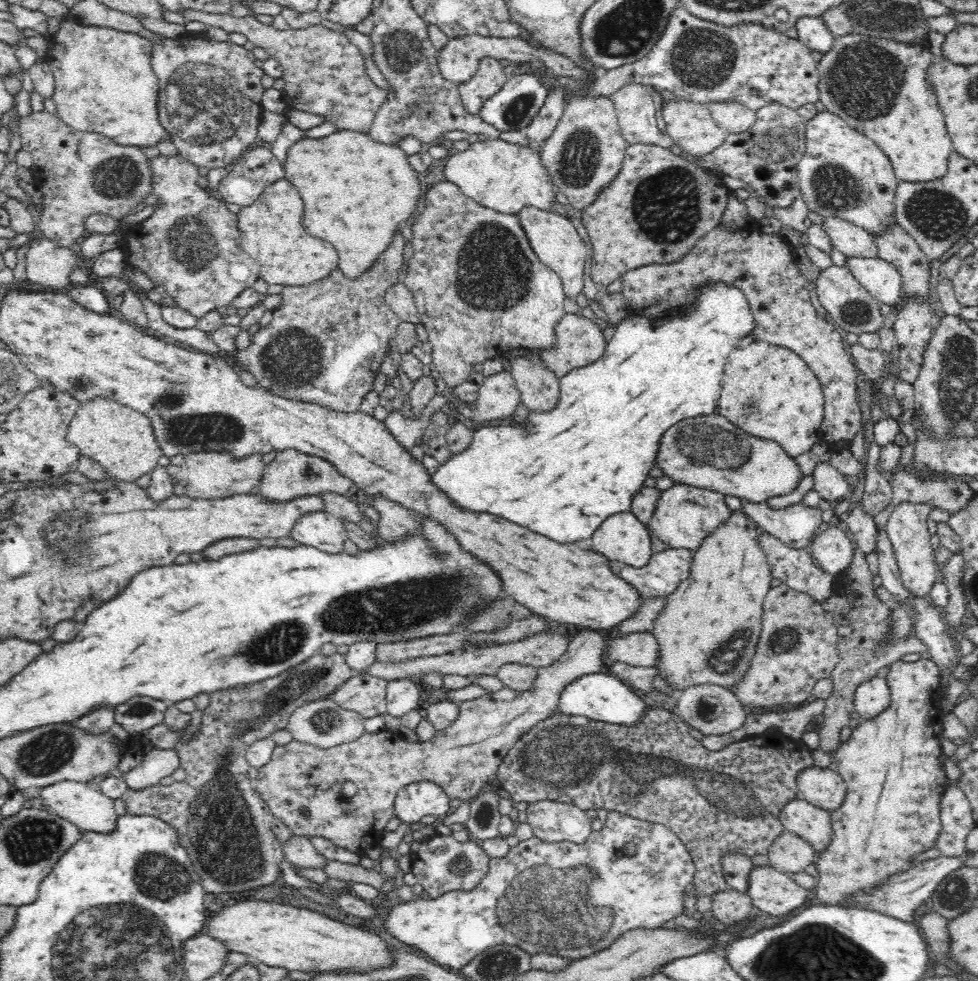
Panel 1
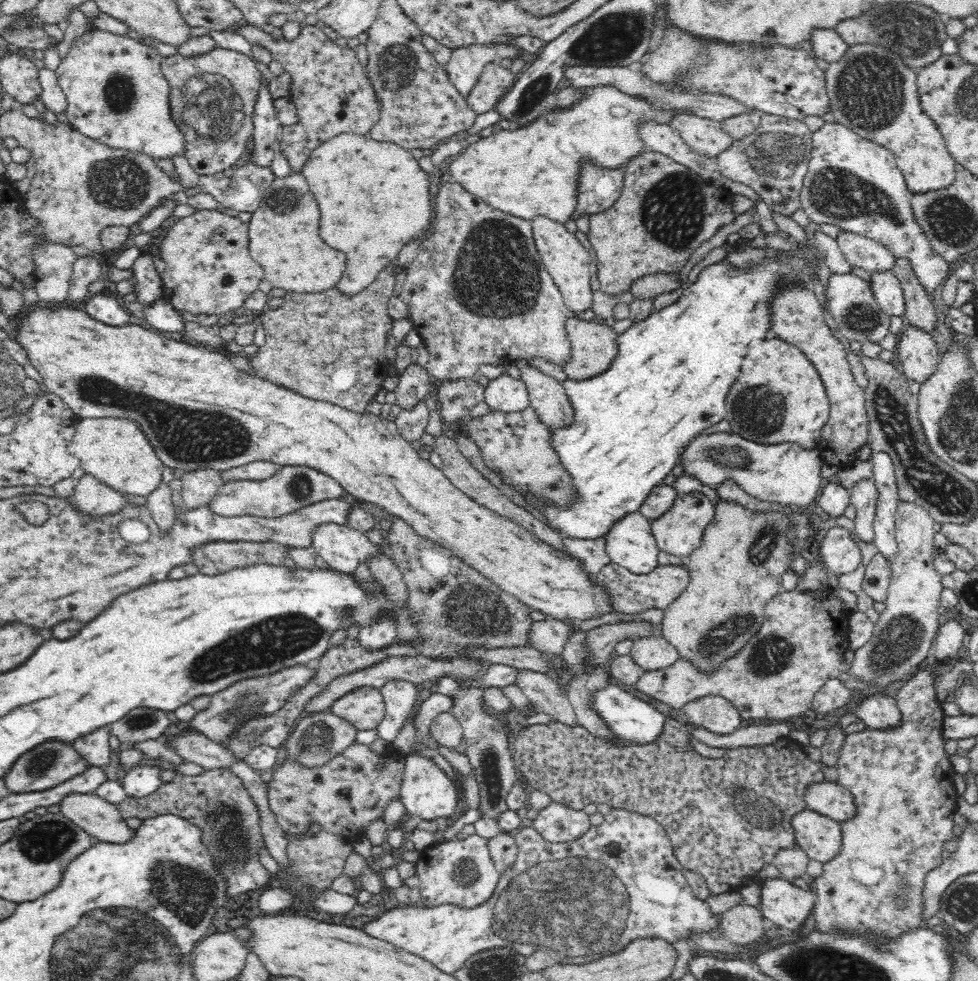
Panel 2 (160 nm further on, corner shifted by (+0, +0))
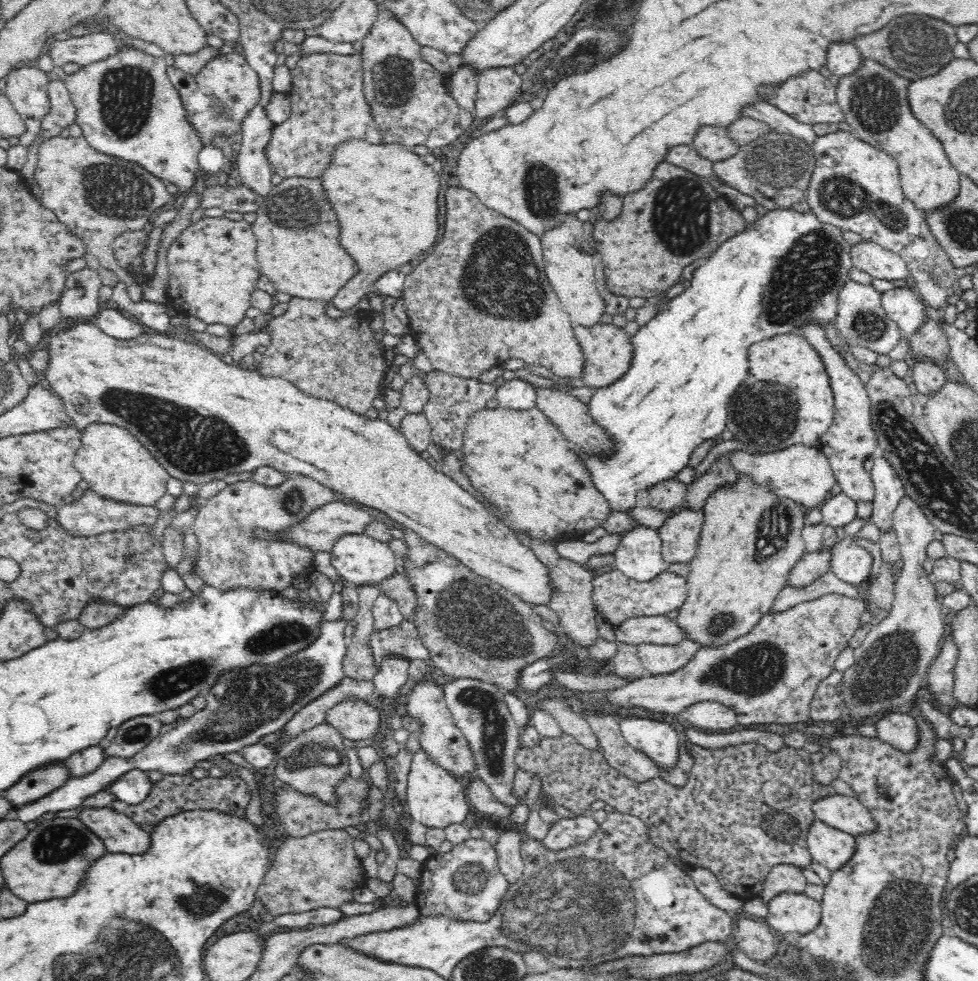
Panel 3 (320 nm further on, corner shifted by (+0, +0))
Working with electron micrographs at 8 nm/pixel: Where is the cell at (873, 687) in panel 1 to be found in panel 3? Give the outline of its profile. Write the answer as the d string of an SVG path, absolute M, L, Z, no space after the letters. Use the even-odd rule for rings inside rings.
M907 711L884 714L875 724L877 738L898 750L911 753L919 743L917 720Z

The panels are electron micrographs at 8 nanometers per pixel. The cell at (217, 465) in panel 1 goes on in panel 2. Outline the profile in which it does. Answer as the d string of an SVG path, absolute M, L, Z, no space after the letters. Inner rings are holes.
M195 470L185 472L182 481L182 510L196 510L208 505L217 490L224 485L220 471Z

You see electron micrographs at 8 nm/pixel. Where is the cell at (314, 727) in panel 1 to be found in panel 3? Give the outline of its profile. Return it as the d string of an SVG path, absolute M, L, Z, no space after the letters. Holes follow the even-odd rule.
M326 722L304 731L275 751L274 778L304 795L316 797L328 805L337 805L339 796L335 788L346 775L350 775L347 748L344 748L342 740L340 732Z

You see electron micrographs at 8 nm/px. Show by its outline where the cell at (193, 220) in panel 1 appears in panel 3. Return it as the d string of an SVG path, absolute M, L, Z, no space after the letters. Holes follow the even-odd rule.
M225 216L203 217L200 222L192 223L167 251L168 303L181 314L195 316L207 325L220 323L224 328L233 330L246 316L246 310L251 307L251 295L256 290L256 281L260 276L256 247L253 228L244 219L234 221Z

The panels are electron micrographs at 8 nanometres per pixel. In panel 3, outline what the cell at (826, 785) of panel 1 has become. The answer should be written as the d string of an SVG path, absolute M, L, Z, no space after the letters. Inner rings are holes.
M835 794L813 804L815 818L856 838L877 829L869 808L857 798Z

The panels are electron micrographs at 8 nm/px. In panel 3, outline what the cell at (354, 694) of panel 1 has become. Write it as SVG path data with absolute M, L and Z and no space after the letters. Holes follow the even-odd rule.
M342 701L326 712L324 722L340 732L342 738L369 743L378 732L383 713L363 701Z

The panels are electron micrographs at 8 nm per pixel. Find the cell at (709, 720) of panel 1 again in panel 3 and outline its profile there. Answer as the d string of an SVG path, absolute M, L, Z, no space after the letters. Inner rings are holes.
M704 701L686 707L679 718L688 722L693 728L711 730L728 730L737 726L734 711L718 701Z

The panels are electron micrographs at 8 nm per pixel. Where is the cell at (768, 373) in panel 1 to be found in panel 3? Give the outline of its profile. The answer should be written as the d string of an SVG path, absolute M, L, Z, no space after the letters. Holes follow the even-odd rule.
M778 334L770 340L762 340L762 344L752 344L748 348L748 360L750 374L729 404L727 428L733 439L761 453L780 452L794 444L818 446L820 438L833 424L835 401L830 375L816 349L800 334Z

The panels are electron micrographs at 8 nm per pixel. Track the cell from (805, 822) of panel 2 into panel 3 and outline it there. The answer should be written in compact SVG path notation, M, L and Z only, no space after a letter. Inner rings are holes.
M816 819L809 828L807 843L815 862L829 871L838 872L856 854L856 839Z

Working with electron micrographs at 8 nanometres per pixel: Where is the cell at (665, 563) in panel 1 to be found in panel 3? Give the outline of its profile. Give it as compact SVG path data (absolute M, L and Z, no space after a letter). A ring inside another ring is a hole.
M616 568L612 572L593 577L594 610L599 612L612 628L619 627L625 620L634 617L665 615L672 610L678 610L686 602L686 597L687 579L669 570L648 582L631 579Z

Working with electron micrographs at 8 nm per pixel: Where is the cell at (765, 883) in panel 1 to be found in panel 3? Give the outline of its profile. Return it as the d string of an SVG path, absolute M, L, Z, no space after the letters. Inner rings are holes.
M780 894L768 903L768 910L764 922L777 936L810 934L822 922L822 903L806 894Z

